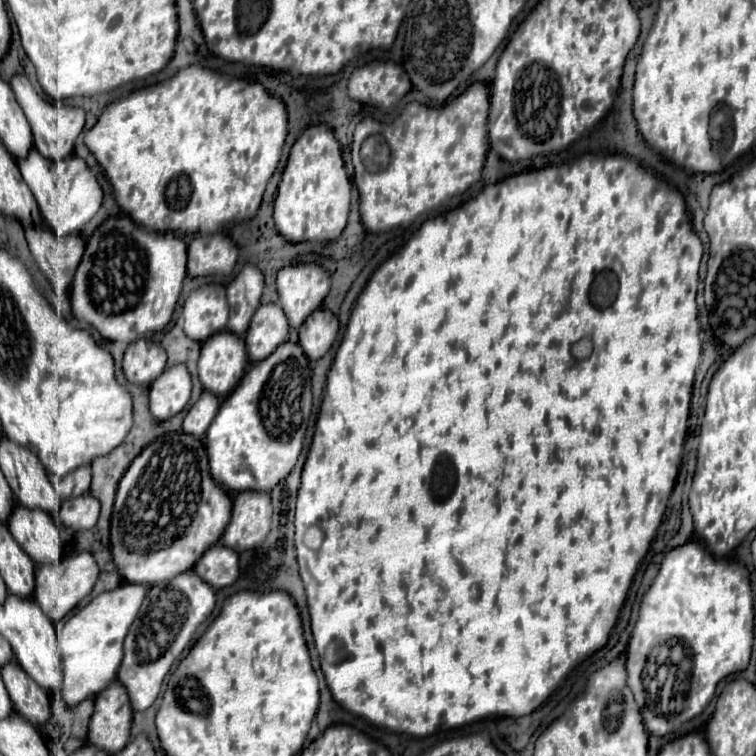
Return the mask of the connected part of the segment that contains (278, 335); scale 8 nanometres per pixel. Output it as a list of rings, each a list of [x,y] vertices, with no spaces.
[[[268,303],[260,305],[250,321],[250,329],[244,337],[248,357],[250,361],[262,361],[266,359],[282,341],[288,341],[288,321],[280,305]]]

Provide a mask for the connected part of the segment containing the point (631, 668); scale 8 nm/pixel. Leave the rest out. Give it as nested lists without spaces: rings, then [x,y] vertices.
[[[688,541],[672,549],[646,591],[636,627],[626,649],[628,685],[636,697],[644,725],[652,735],[676,733],[686,721],[698,717],[716,695],[716,687],[732,673],[744,671],[750,661],[754,641],[754,595],[744,565],[732,559],[714,559],[704,545]]]

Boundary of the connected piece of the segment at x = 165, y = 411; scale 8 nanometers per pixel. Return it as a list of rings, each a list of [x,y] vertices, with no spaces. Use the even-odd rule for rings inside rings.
[[[174,365],[150,385],[150,411],[158,421],[166,421],[188,405],[190,395],[192,381],[186,365]]]

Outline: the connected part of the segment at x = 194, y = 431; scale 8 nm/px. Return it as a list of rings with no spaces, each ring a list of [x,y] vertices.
[[[208,391],[200,395],[200,399],[192,405],[188,415],[184,417],[184,431],[192,437],[202,439],[206,435],[206,429],[210,427],[210,421],[214,419],[214,413],[218,413],[220,399]]]

